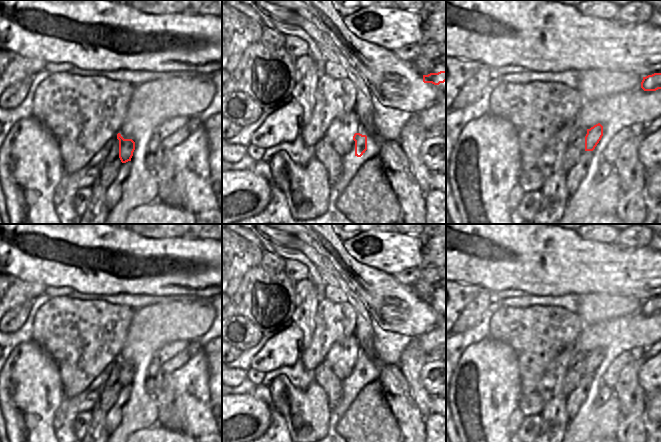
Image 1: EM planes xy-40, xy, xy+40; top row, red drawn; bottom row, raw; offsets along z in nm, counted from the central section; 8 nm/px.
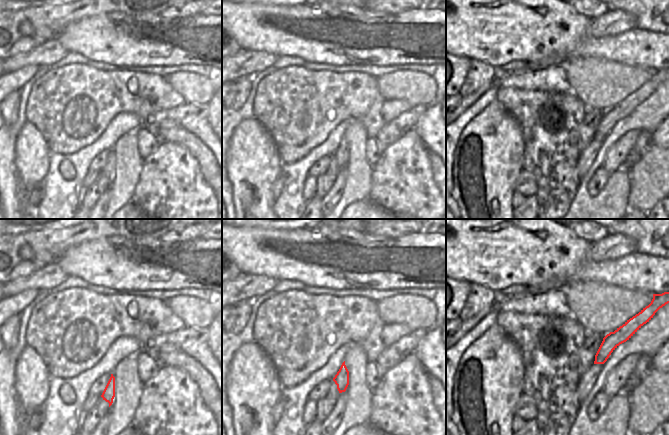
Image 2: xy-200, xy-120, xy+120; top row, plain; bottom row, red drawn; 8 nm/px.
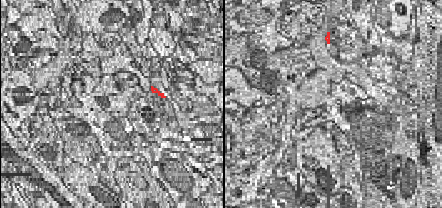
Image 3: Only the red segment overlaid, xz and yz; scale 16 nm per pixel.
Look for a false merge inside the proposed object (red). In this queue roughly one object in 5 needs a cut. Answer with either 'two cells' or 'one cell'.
one cell

